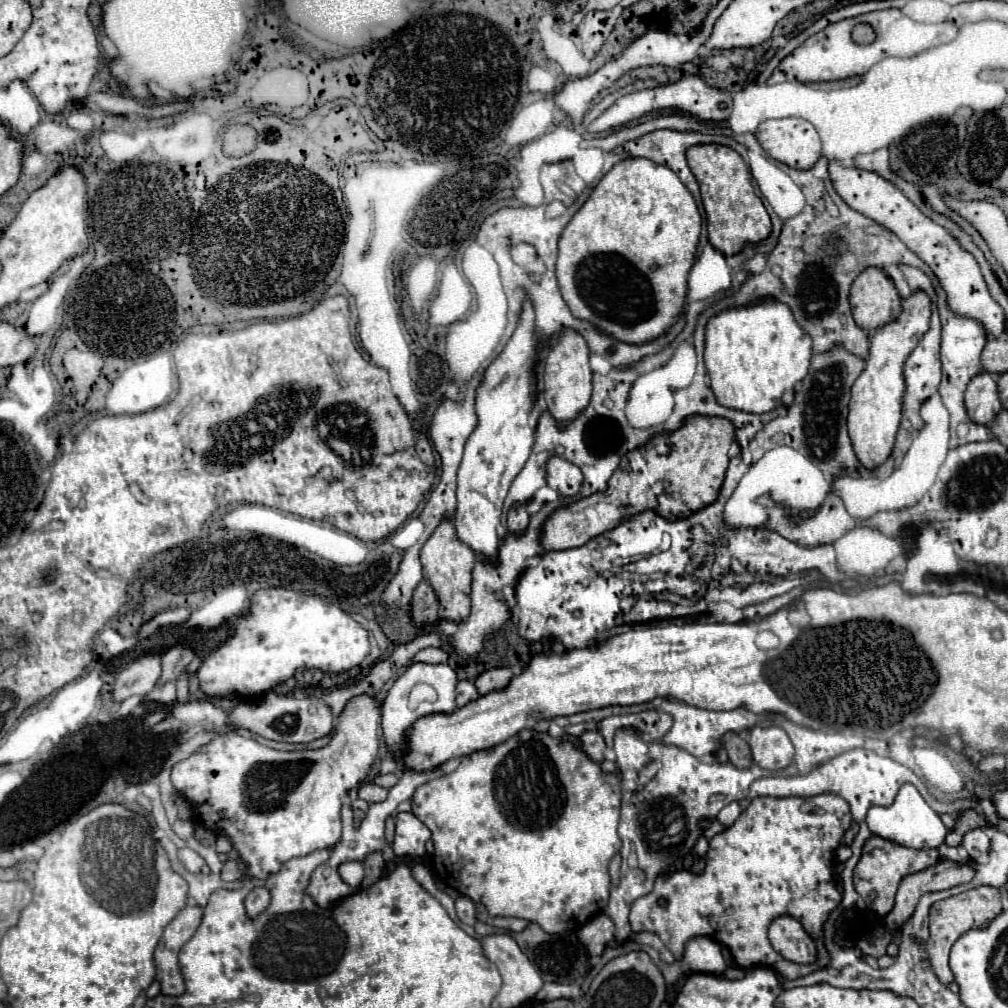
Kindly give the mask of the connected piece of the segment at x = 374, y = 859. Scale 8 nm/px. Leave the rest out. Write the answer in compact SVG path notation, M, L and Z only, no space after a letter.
M372 852L364 858L364 880L362 880L362 888L372 886L374 882L380 880L382 872L384 872L384 860L382 860L382 852Z

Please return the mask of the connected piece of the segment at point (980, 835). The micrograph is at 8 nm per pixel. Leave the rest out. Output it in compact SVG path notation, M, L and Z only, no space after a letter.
M976 828L976 830L970 830L970 832L966 832L966 834L964 834L962 846L968 850L970 858L972 858L972 860L976 860L980 854L988 852L988 848L990 848L990 838L988 838L986 830Z

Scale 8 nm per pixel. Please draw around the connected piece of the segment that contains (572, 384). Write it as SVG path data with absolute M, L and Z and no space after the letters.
M562 330L562 334L554 340L550 346L550 354L546 358L544 368L544 382L546 382L546 402L548 412L554 414L554 418L560 424L570 422L570 418L576 418L580 410L588 406L590 394L592 394L592 370L588 366L588 344L576 330Z

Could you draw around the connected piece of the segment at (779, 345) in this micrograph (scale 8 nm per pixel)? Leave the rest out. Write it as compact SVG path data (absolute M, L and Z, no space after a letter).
M772 296L752 306L734 306L712 316L706 324L706 370L710 388L722 406L762 414L780 404L786 388L806 376L812 356L812 338L800 328L790 306Z

